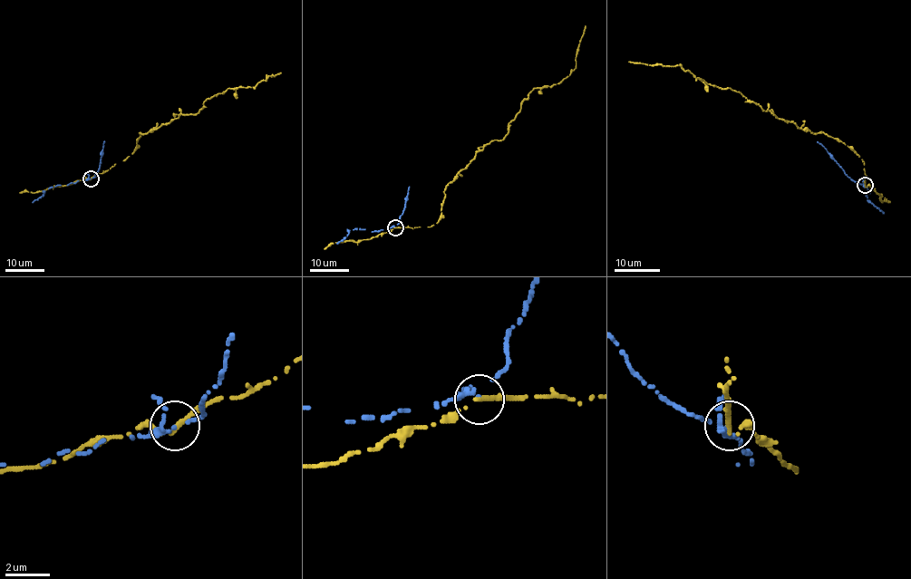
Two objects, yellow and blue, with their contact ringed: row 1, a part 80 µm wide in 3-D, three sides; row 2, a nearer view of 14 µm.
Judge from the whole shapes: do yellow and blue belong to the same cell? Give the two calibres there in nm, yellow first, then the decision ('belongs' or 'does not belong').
calibres 260 and 140 nm; does not belong

